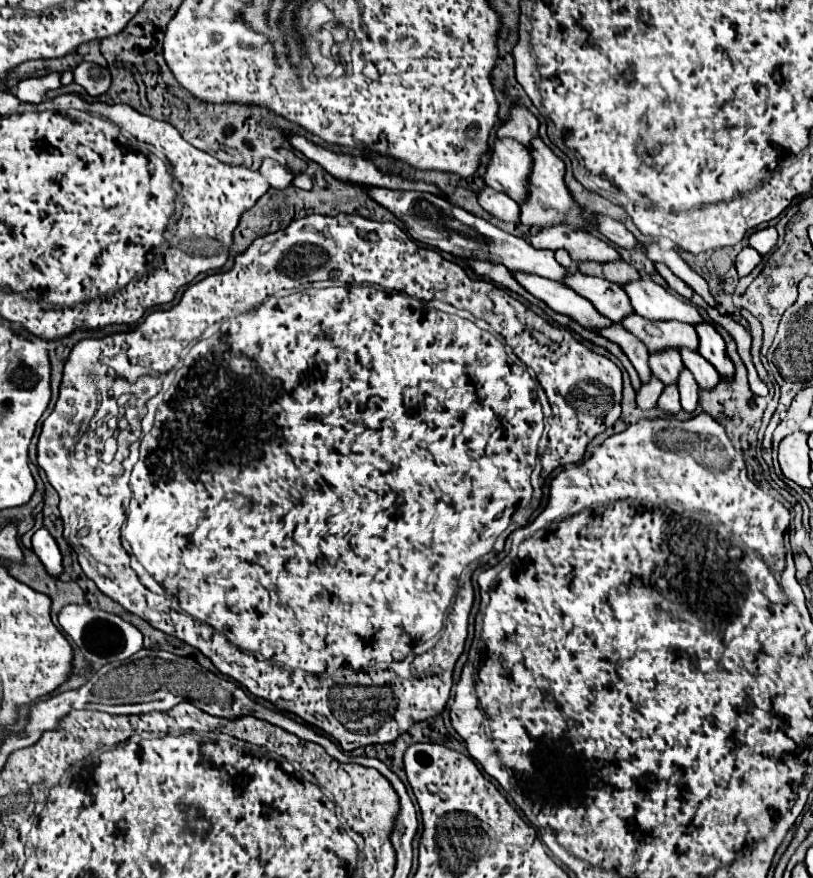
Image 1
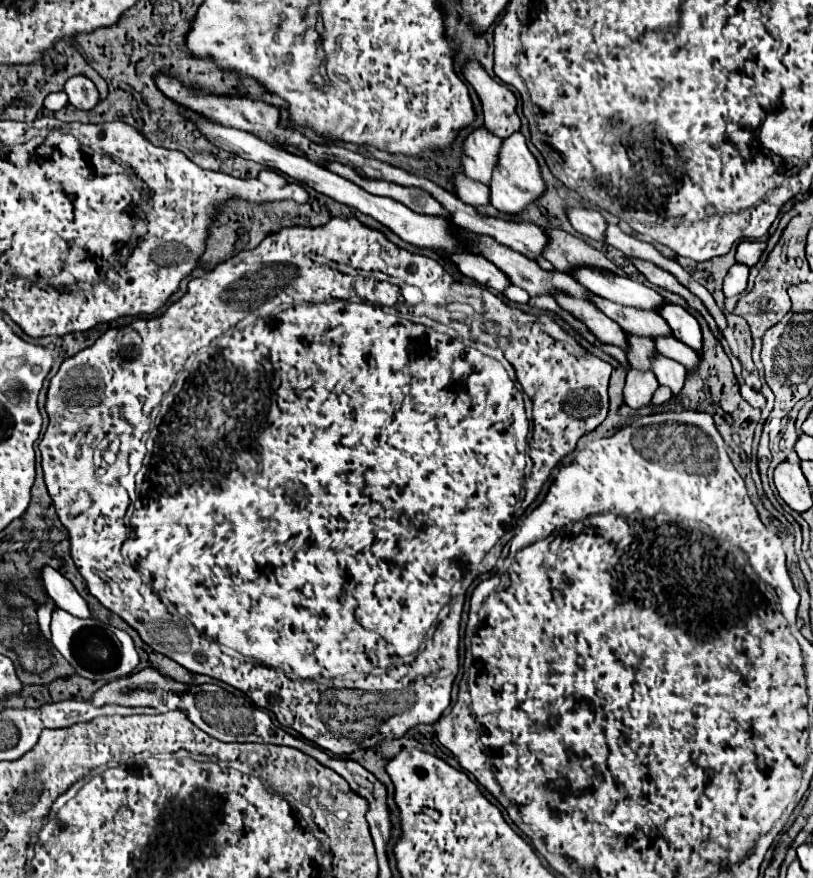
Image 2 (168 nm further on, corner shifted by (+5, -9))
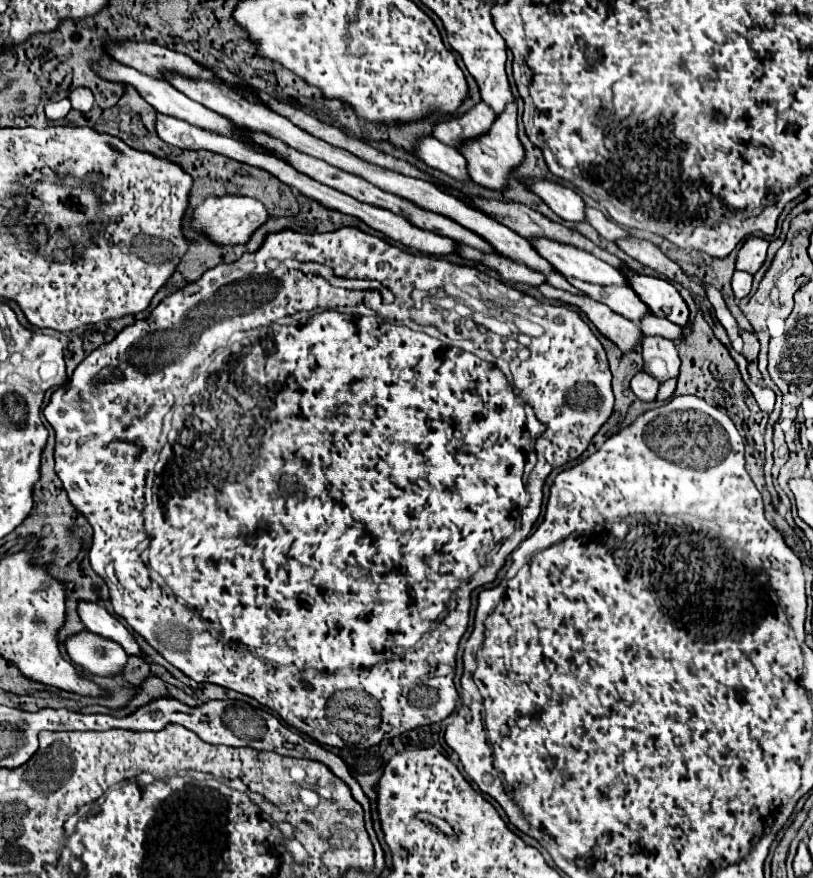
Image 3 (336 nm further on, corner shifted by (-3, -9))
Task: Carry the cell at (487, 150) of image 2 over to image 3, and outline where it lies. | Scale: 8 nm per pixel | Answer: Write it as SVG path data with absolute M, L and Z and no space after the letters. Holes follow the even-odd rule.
M478 102L474 108L460 116L452 116L450 120L444 120L432 128L432 136L436 136L440 142L456 148L460 142L468 142L492 126L496 114L488 104Z

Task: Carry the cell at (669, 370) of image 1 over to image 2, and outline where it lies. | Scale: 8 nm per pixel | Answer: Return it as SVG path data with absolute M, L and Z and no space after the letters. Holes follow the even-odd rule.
M628 336L628 344L630 344L630 352L628 352L630 366L636 370L642 370L642 372L652 370L652 356L656 354L654 340Z

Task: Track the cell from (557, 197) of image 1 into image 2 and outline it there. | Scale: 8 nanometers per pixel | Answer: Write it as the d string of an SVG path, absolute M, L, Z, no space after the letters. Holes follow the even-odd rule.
M516 132L508 140L504 140L496 172L492 172L490 192L492 192L490 194L492 206L500 212L506 212L506 214L520 214L522 210L526 210L528 204L532 204L546 192L546 184L540 176L540 164L534 158L534 154L528 150L524 134Z

